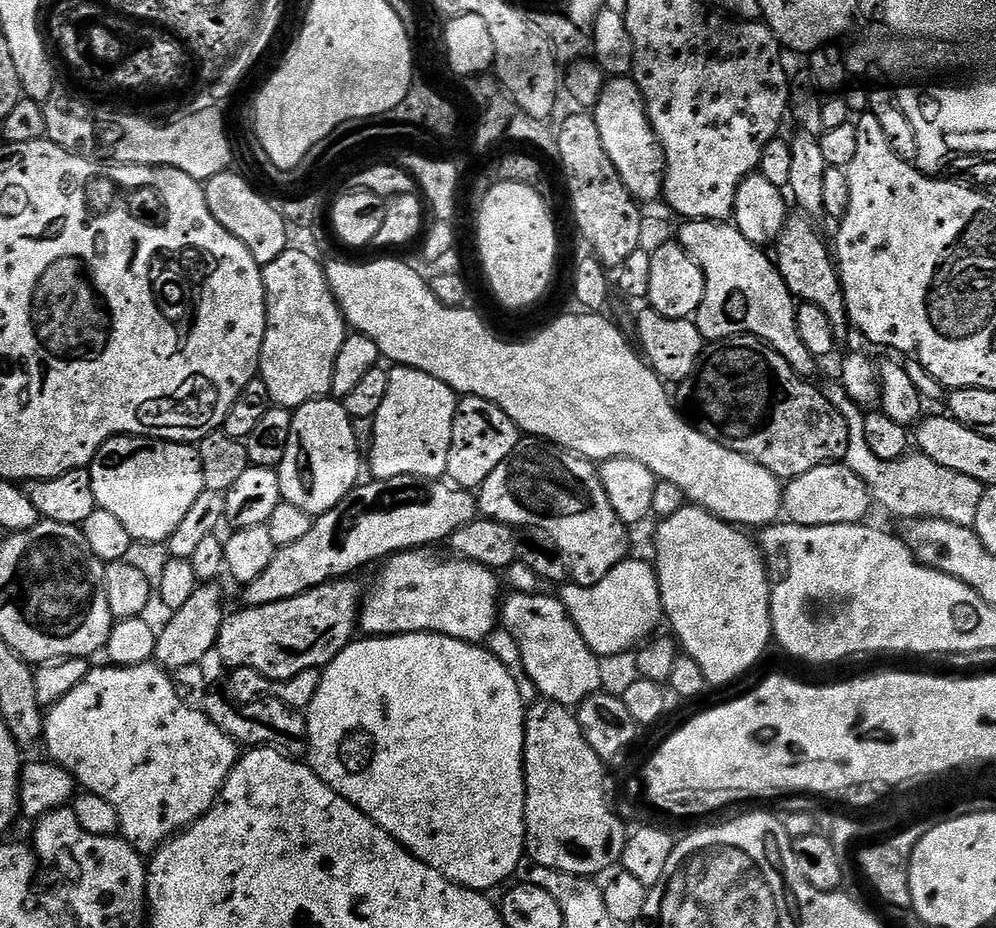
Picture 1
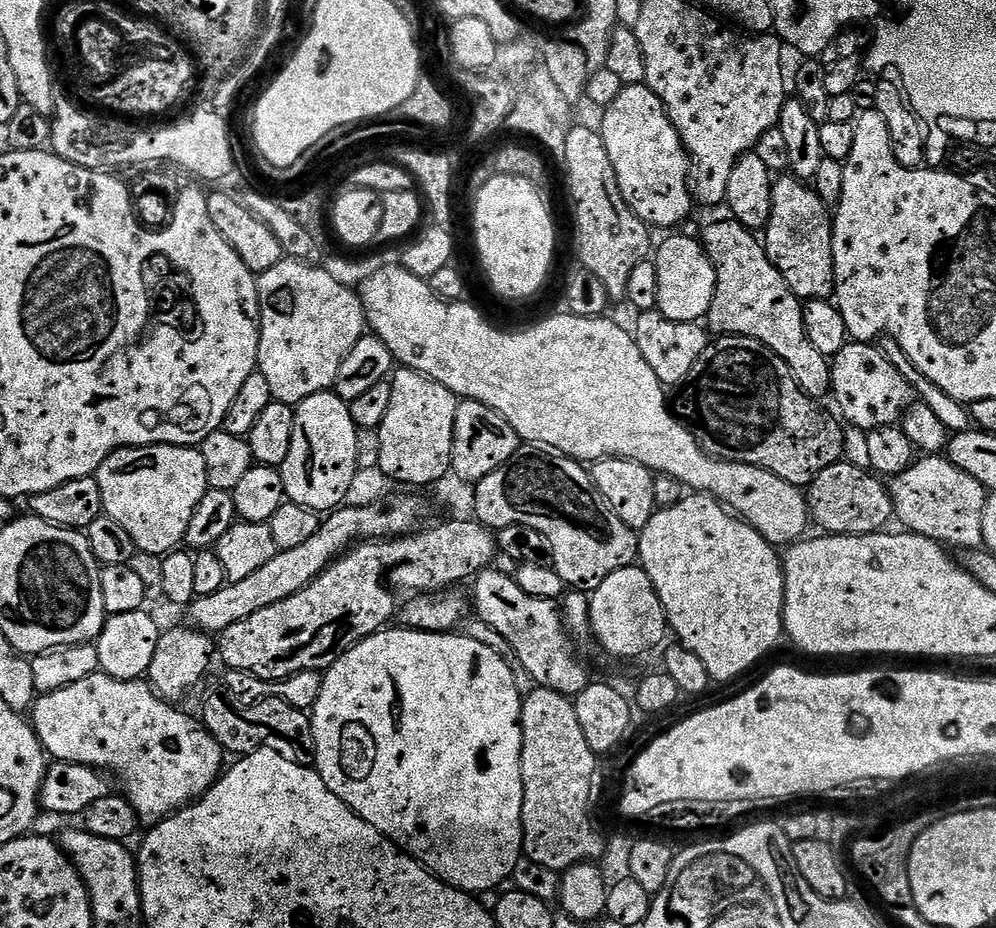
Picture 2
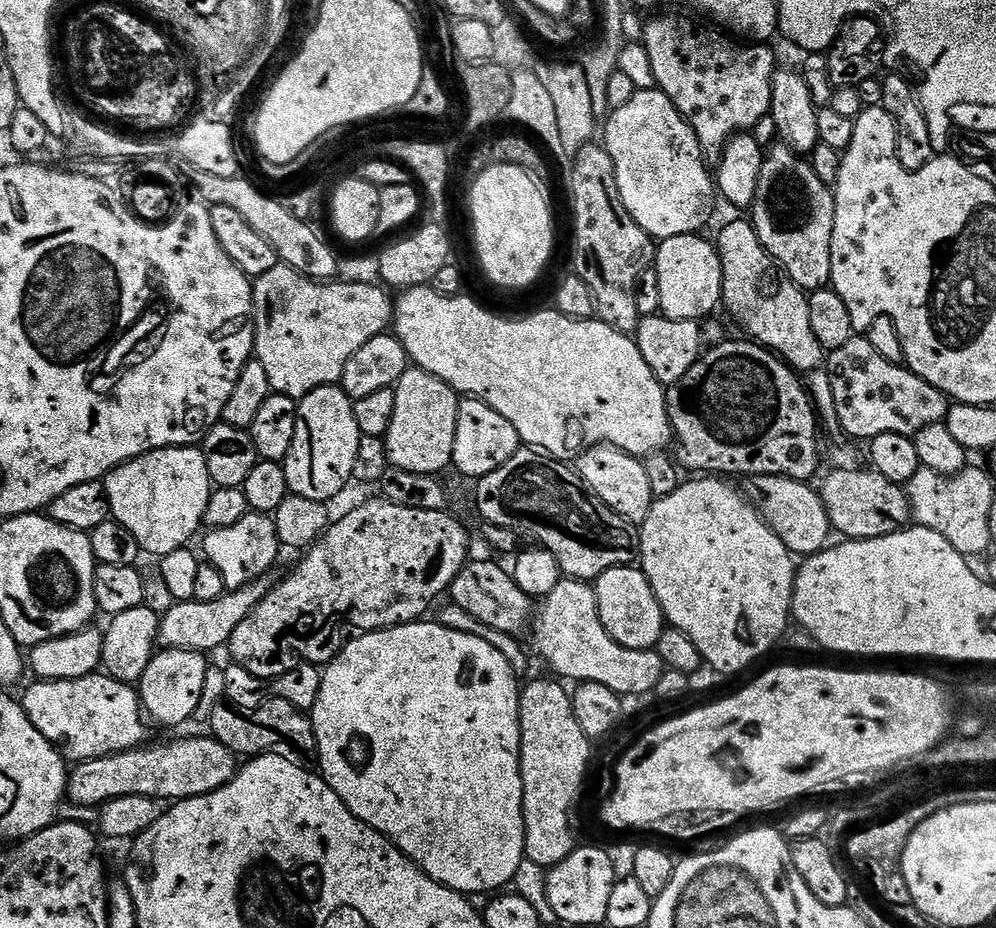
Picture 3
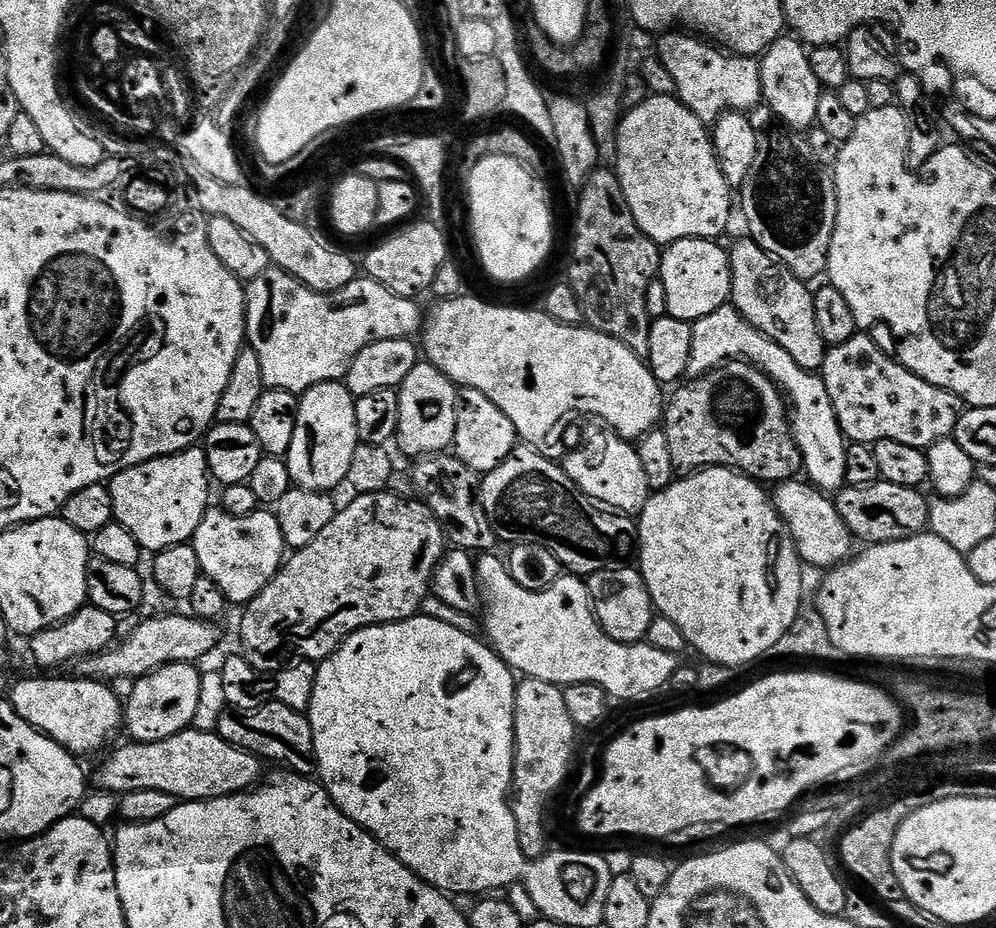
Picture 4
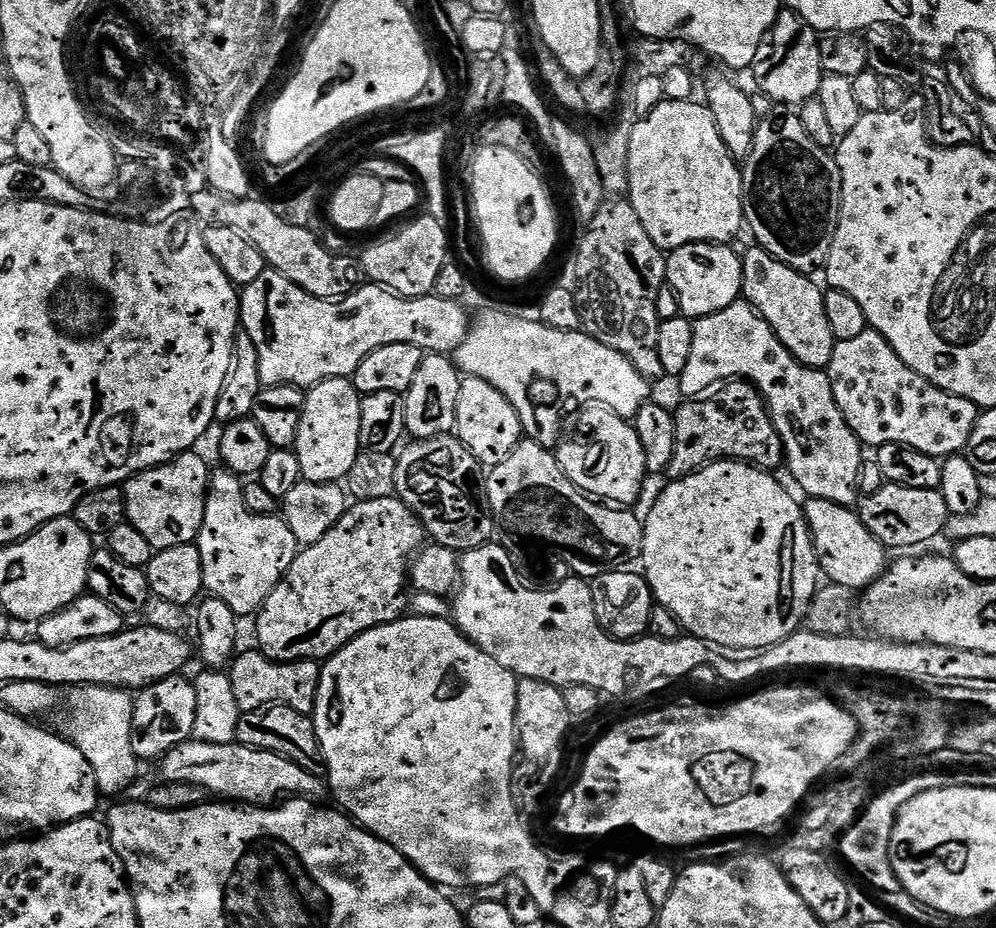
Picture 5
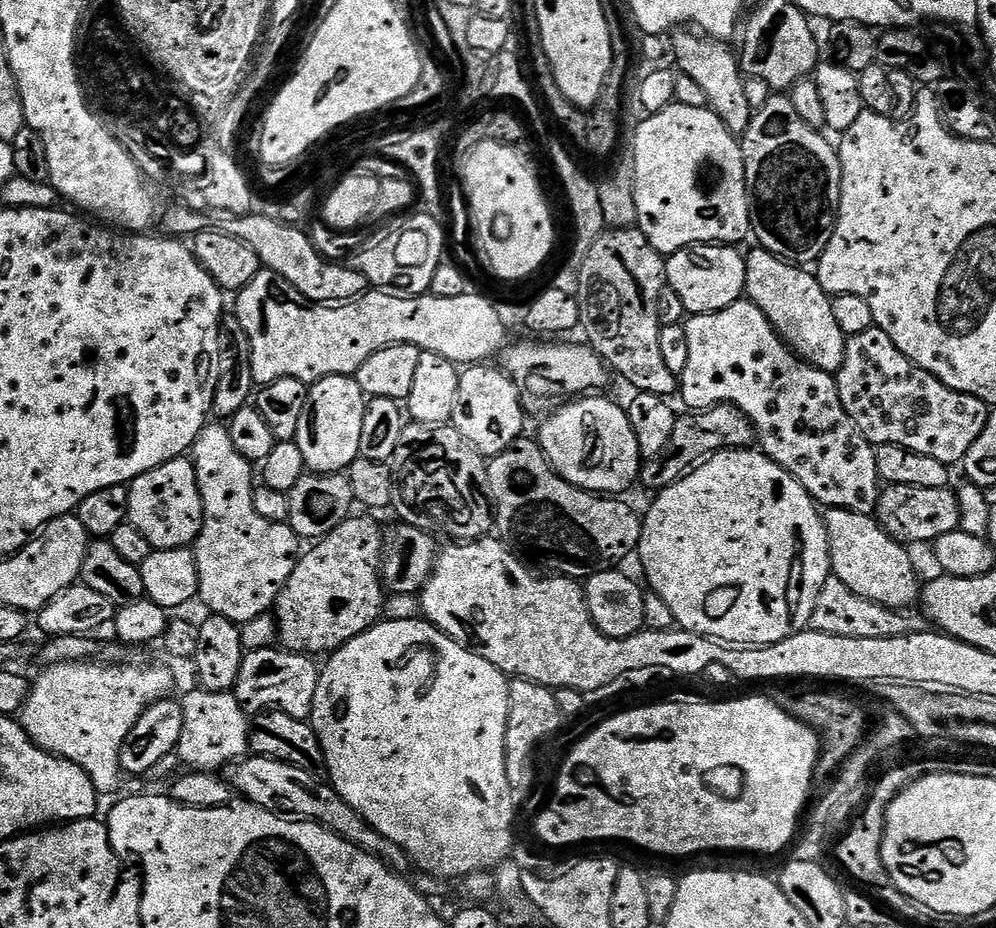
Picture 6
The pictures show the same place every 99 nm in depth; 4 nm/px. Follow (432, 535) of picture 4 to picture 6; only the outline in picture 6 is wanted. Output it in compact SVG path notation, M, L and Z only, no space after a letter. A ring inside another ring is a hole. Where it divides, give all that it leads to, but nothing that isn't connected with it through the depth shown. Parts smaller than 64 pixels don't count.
M353 514L334 529L323 540L317 540L312 548L297 559L294 574L278 594L274 605L278 640L289 652L305 654L331 654L358 634L380 623L384 616L386 589L382 579L385 533L371 520L371 515Z

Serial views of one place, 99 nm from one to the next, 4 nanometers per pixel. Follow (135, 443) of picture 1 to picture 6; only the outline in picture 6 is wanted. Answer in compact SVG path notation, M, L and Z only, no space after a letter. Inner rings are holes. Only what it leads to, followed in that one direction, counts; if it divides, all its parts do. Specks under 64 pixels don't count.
M191 459L171 460L127 485L130 494L128 523L146 537L146 542L158 548L186 548L195 545L204 525L204 503L198 486L196 468Z

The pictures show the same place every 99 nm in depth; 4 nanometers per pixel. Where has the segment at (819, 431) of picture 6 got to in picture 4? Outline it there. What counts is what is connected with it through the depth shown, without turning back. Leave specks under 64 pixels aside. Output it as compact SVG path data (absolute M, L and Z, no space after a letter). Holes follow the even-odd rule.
M731 303L723 304L714 314L692 324L693 341L690 347L690 360L687 370L689 377L705 376L721 364L730 360L747 360L755 368L760 368L770 377L776 387L784 393L790 405L792 435L800 447L804 459L803 471L807 479L825 494L839 493L849 483L848 448L842 426L838 426L838 414L834 414L834 402L826 391L823 375L806 370L778 346L762 330L758 330Z

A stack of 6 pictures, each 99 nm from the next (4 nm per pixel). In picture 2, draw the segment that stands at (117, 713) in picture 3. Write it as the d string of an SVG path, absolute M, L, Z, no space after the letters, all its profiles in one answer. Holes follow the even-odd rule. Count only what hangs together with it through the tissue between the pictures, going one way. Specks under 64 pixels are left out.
M98 671L82 678L82 682L74 682L74 686L37 695L30 709L30 723L45 753L53 761L89 764L113 777L116 775L124 787L121 788L123 795L134 806L141 825L151 826L205 796L220 779L225 767L226 753L219 742L197 717L195 720L176 708L179 707L163 700L147 679L119 680Z

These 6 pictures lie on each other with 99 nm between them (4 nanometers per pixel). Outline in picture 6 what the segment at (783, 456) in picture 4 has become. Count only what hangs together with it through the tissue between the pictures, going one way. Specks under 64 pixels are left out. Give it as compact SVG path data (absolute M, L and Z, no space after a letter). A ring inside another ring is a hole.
M716 404L713 408L705 408L701 412L692 410L687 414L689 416L681 415L677 419L674 434L670 434L670 442L666 442L666 450L662 450L662 454L647 461L640 469L639 483L644 483L649 488L649 493L655 494L676 484L713 452L748 450L757 439L750 418L746 418L746 414L742 414L742 410L738 410L733 404Z

